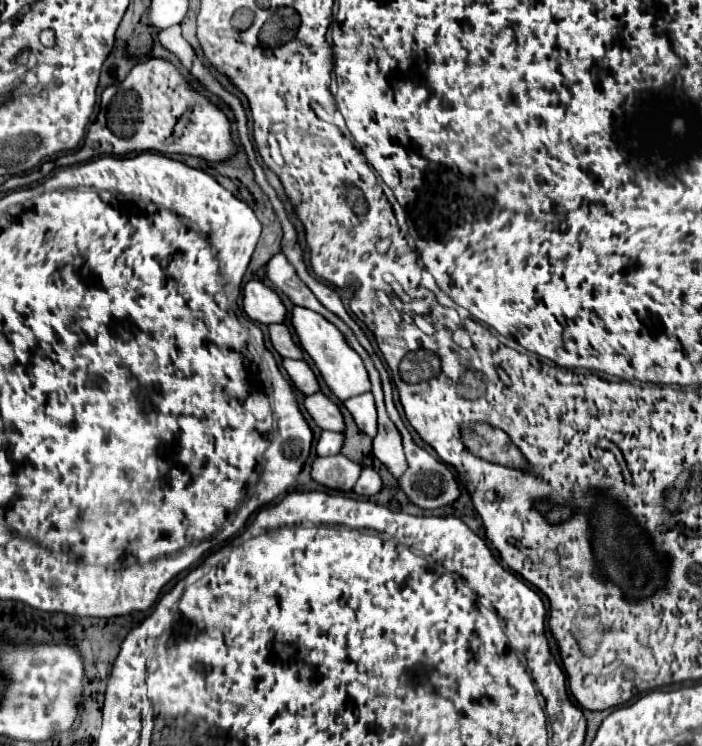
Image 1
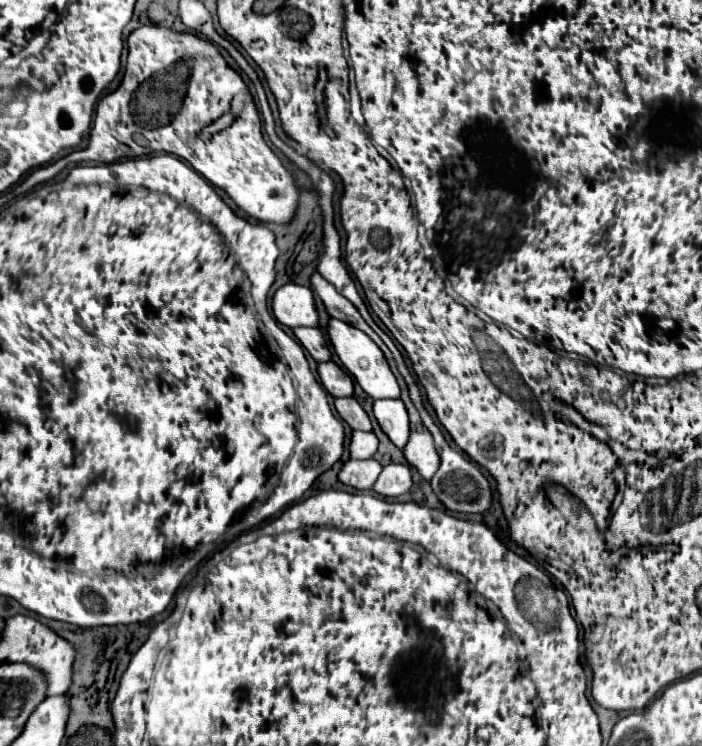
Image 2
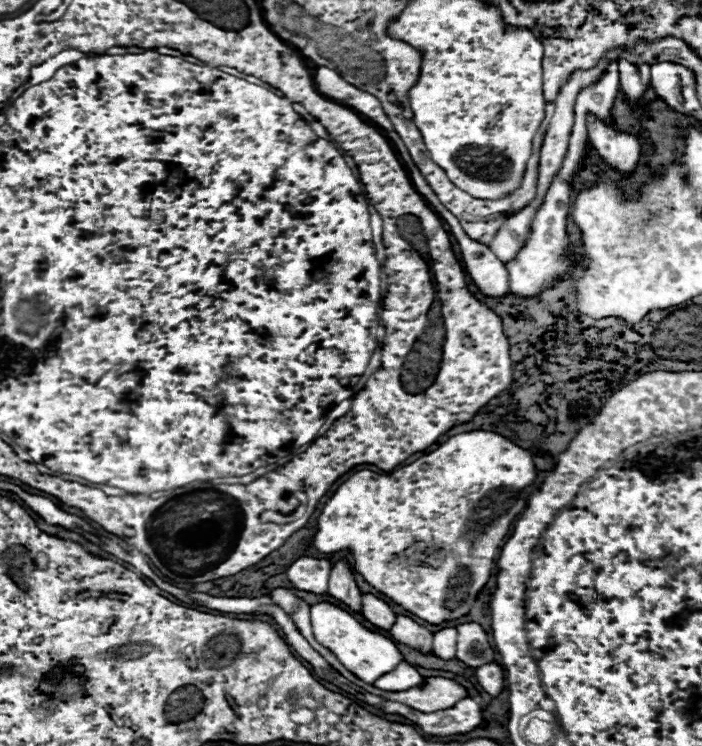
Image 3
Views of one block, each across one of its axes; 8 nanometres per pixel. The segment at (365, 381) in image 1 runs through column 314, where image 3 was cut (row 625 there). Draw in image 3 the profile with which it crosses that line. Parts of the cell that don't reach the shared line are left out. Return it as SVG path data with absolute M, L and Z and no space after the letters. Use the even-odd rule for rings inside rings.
M318 602L310 608L310 614L312 614L312 630L314 630L316 640L330 650L336 648L334 654L338 656L338 660L364 682L368 682L368 684L376 682L376 678L380 678L384 672L390 672L392 668L396 668L396 664L402 660L402 654L400 654L398 646L394 644L394 640L390 640L382 632L362 626L354 618L354 614L350 614L348 610L336 606L336 604L330 604L330 602Z

